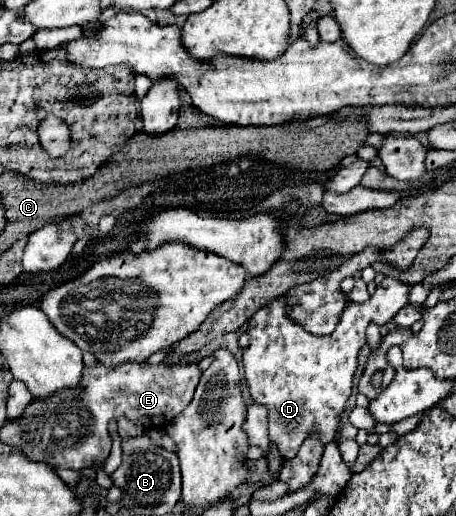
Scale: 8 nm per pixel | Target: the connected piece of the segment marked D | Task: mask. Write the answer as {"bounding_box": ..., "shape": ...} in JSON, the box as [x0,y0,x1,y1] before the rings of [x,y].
{"bounding_box":[243,277,409,459],"shape":[[[385,277],[367,303],[346,304],[339,325],[327,337],[305,333],[305,329],[289,321],[283,297],[269,301],[249,319],[247,333],[251,343],[243,351],[245,381],[253,401],[265,405],[269,411],[269,441],[279,449],[283,459],[293,459],[311,433],[317,433],[323,445],[335,439],[337,425],[351,395],[367,325],[375,323],[381,327],[389,323],[409,303],[405,301],[409,289],[409,285]]]}

